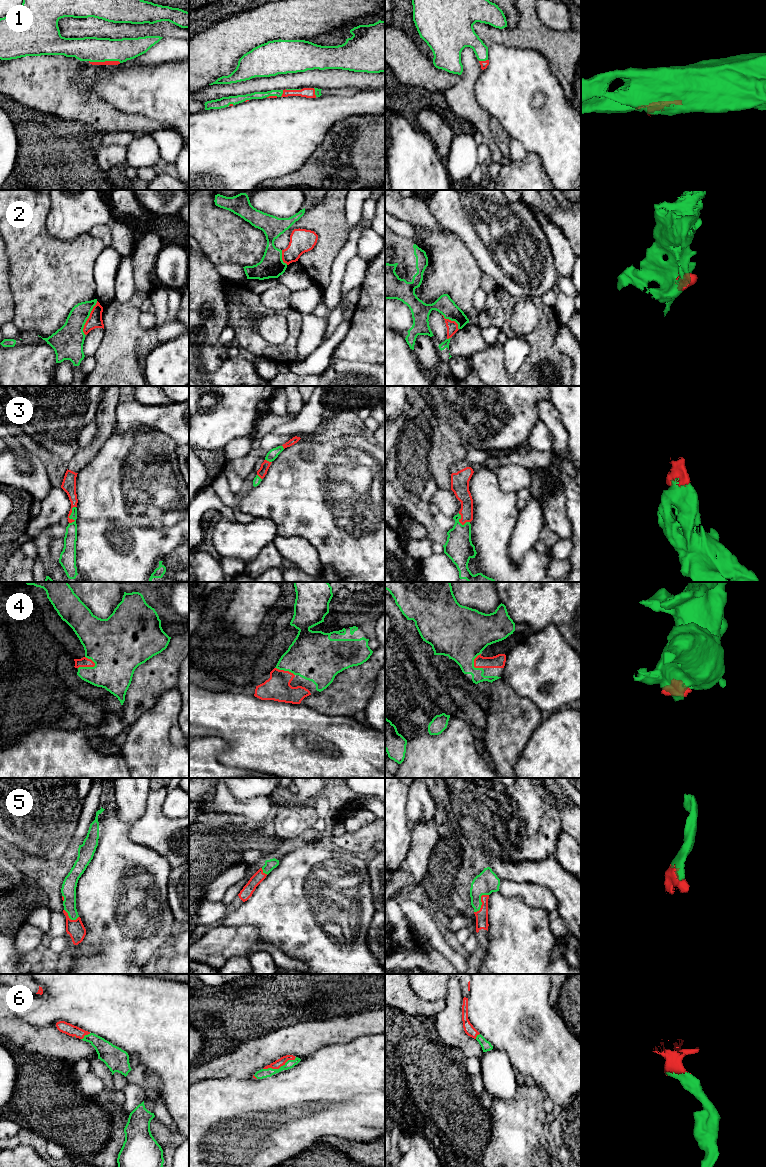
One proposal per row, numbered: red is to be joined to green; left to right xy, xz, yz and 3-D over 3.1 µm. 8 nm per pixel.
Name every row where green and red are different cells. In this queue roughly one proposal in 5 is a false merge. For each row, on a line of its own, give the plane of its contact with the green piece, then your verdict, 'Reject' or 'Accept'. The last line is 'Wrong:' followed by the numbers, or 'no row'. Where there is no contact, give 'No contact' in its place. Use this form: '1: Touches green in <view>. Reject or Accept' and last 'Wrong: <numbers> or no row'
1: Touches green in xy. Accept
2: Touches green in xy. Accept
3: Touches green in xy. Accept
4: Touches green in xy. Accept
5: Touches green in yz. Accept
6: Touches green in xz. Accept
Wrong: no row

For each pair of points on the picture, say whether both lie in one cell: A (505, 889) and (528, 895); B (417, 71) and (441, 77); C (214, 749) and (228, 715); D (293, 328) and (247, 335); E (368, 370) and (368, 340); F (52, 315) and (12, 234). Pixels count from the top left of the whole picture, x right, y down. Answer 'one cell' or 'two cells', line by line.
A: one cell
B: one cell
C: two cells
D: one cell
E: two cells
F: one cell

